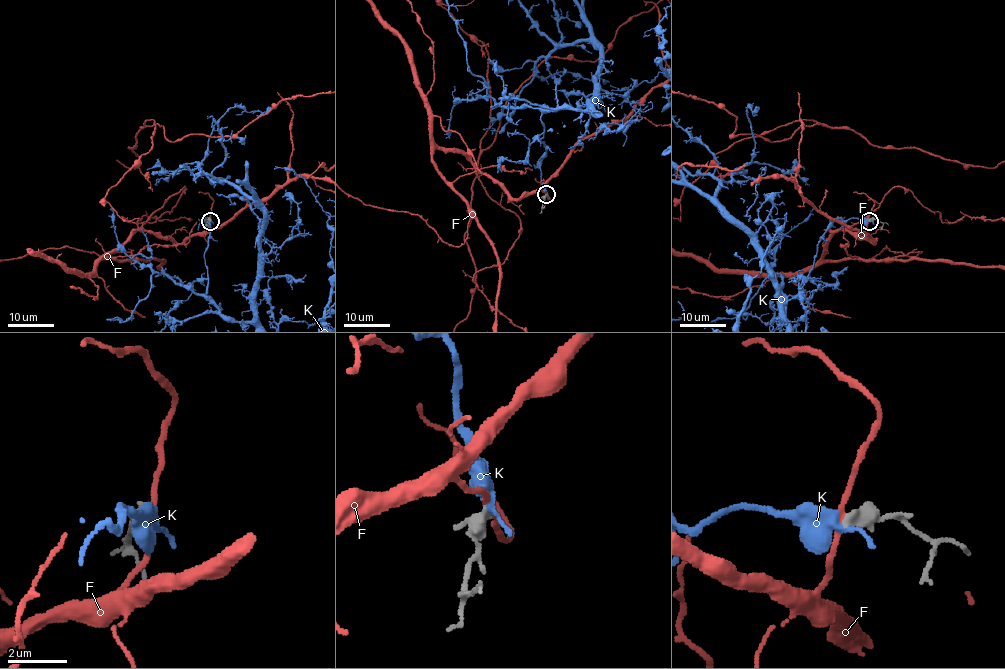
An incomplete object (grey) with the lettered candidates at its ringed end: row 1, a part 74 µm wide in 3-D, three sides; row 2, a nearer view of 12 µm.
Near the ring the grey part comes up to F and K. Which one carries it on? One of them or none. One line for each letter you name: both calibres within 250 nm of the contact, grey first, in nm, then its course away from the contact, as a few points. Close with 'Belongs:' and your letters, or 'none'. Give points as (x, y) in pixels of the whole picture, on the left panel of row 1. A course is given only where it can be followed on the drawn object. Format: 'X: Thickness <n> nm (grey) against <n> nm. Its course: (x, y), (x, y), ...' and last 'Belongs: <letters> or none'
K: Thickness 320 nm (grey) against 400 nm
Belongs: K

